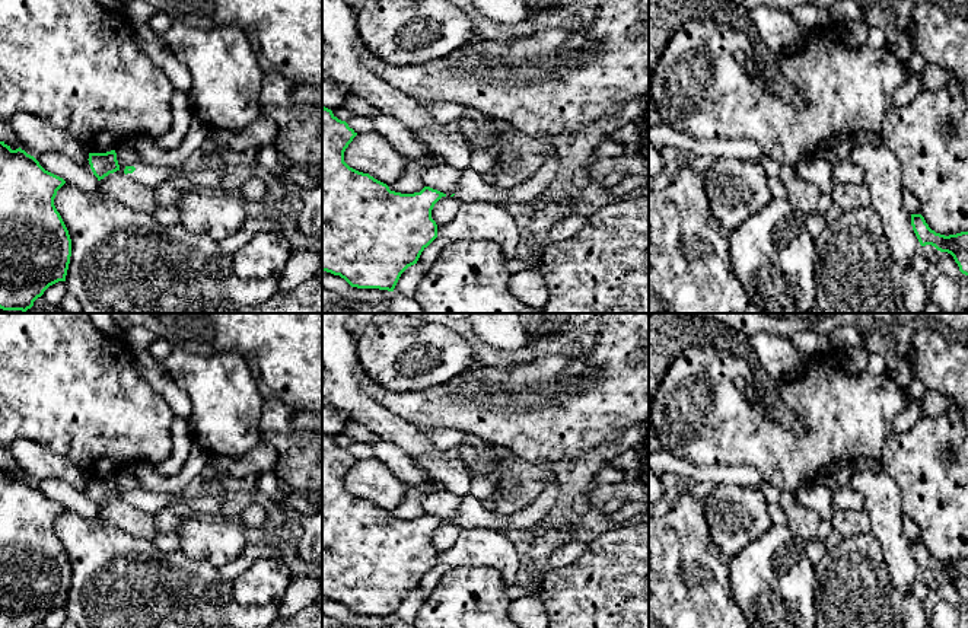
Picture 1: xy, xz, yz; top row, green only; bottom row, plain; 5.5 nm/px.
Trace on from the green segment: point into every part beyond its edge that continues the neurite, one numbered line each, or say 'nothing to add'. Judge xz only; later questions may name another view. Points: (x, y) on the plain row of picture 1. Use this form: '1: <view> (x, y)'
nothing to add

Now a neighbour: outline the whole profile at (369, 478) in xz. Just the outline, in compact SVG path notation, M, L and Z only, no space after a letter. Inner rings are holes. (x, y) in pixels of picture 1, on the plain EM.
M375 456L360 459L353 465L344 478L344 488L386 511L397 509L408 491L408 485Z

